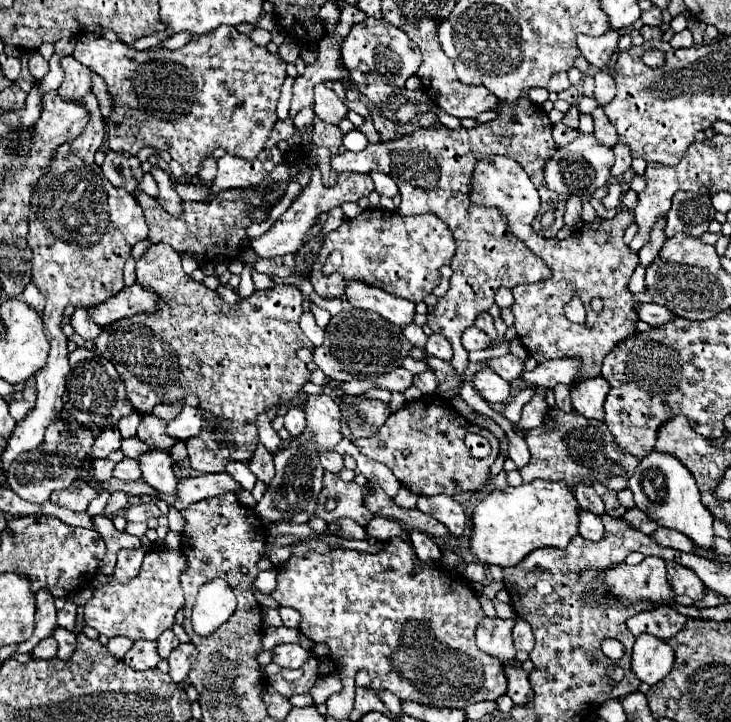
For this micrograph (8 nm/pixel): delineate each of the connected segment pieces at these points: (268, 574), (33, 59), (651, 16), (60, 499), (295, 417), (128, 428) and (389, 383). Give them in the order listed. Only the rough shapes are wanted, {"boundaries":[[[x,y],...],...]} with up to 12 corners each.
{"boundaries":[[[275,570],[259,572],[253,584],[271,594],[275,588]],[[29,52],[29,72],[41,80],[49,66],[39,52]],[[657,6],[641,12],[647,26],[661,26],[661,10]],[[83,480],[54,491],[51,502],[73,512],[85,512],[98,496]],[[291,408],[285,428],[295,438],[305,430],[305,412]],[[137,412],[123,416],[117,424],[123,438],[135,436],[139,426]],[[405,368],[378,376],[374,383],[391,392],[405,392],[413,374]]]}

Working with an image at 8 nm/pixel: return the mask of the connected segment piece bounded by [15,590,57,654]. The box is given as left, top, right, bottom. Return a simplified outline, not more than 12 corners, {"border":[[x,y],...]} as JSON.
{"border":[[47,590],[37,592],[35,630],[17,644],[17,652],[31,652],[57,628],[57,610]]}

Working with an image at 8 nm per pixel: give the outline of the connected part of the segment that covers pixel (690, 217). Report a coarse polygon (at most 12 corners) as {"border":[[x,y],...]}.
{"border":[[679,192],[667,214],[667,236],[701,236],[715,218],[711,196]]}

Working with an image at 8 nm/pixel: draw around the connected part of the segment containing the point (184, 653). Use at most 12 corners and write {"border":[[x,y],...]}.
{"border":[[179,644],[169,654],[169,676],[183,682],[195,660],[195,646]]}

